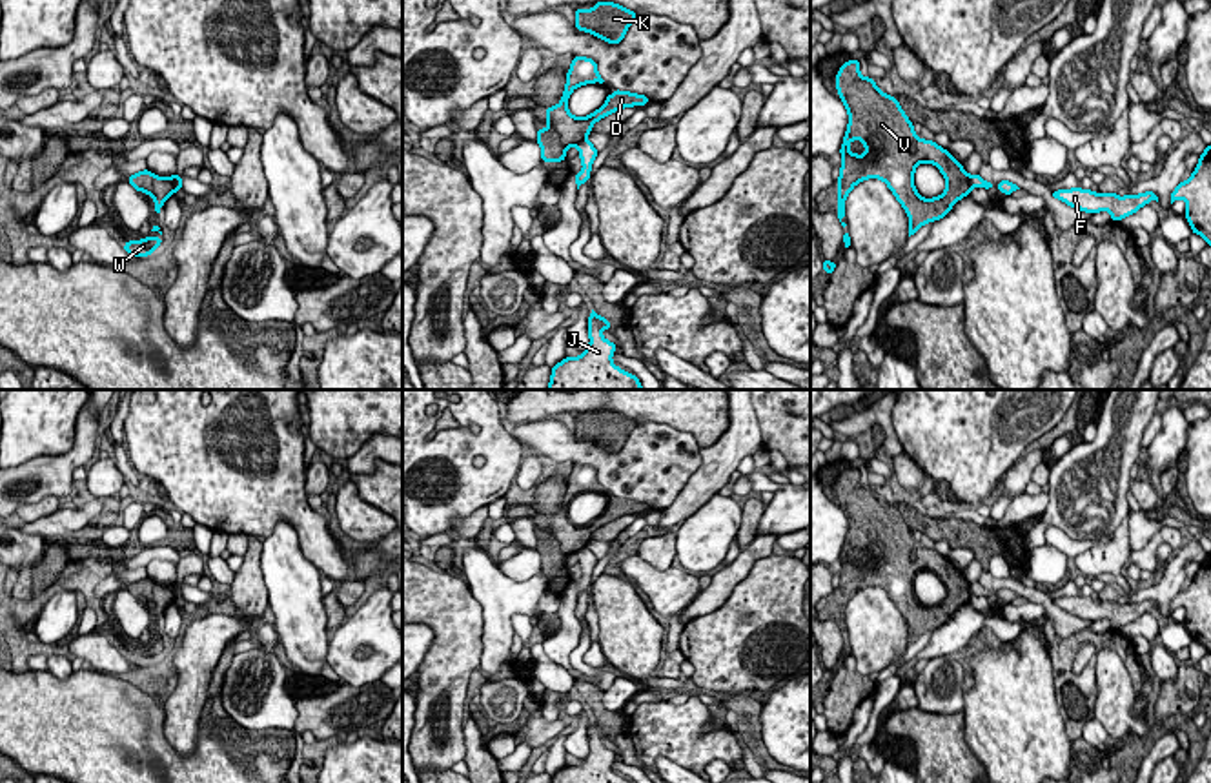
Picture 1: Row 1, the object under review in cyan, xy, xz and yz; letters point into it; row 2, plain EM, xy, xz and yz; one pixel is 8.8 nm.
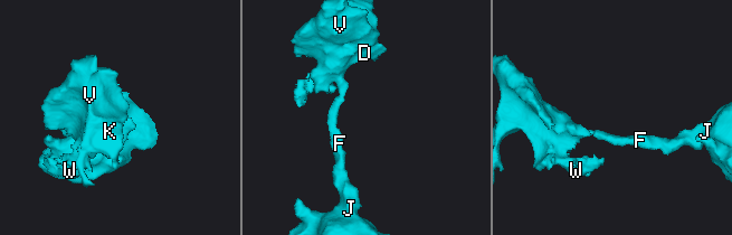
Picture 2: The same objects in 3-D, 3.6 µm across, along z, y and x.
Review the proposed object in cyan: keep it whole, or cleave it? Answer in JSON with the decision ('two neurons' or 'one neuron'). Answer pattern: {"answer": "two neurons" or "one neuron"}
{"answer": "two neurons"}

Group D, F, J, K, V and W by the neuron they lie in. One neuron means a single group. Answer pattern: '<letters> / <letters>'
D K V W / F J

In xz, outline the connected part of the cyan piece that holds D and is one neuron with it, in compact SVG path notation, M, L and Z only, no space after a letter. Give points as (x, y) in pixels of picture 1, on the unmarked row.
M574 464L572 473L566 481L566 493L561 510L554 515L546 515L544 530L550 535L539 535L537 539L537 552L541 554L541 566L544 572L563 570L566 557L579 552L581 548L586 548L592 534L606 523L616 521L623 515L648 512L648 504L645 503L614 497L614 501L606 504L606 510L597 519L583 526L574 524L568 519L568 504L575 495L594 490L605 490L597 481L595 468L586 464Z

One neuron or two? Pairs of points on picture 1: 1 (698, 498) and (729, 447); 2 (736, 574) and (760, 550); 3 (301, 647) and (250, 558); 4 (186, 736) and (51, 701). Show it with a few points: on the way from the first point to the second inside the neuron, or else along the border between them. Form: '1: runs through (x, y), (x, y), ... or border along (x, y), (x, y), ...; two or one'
1: runs through (703, 485), (722, 459); one
2: runs through (740, 569), (754, 554); one
3: border along (261, 545), (261, 574), (268, 605); two
4: border along (162, 709), (164, 738), (179, 752), (192, 754); two

